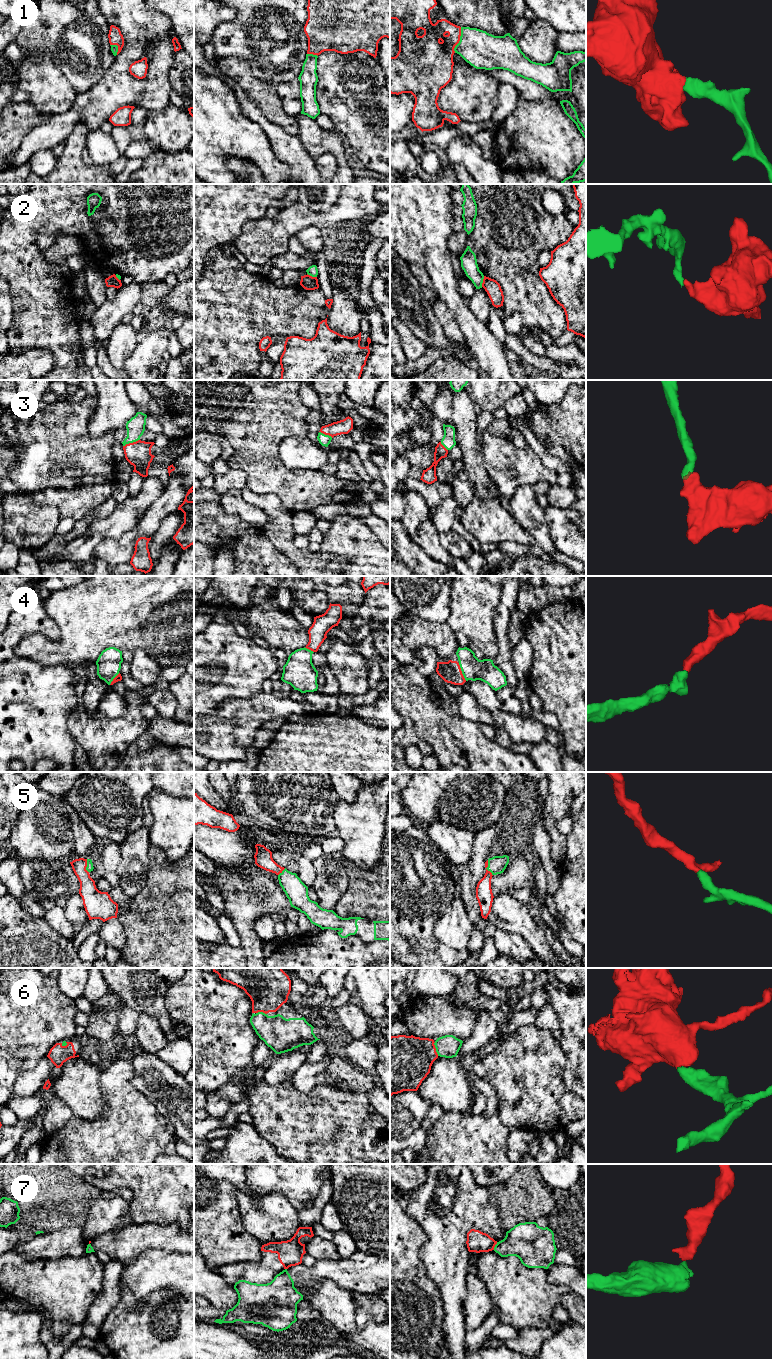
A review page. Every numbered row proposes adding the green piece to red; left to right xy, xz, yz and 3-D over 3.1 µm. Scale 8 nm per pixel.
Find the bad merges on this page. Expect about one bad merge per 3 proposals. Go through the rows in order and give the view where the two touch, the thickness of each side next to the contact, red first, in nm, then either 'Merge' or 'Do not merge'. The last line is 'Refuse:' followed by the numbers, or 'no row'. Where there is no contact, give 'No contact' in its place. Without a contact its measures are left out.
1: Touches red in yz. Thickness 280 nm (red) against 300 nm. Merge
2: Touches red in yz. Thickness 120 nm (red) against 130 nm. Do not merge
3: Touches red in xy. Thickness 200 nm (red) against 150 nm. Merge
4: Touches red in yz. Thickness 170 nm (red) against 180 nm. Merge
5: Touches red in xy. Thickness 160 nm (red) against 60 nm. Merge
6: Touches red in yz. Thickness 400 nm (red) against 190 nm. Merge
7: Touches red in yz. Thickness 170 nm (red) against 280 nm. Do not merge
Refuse: 2, 7

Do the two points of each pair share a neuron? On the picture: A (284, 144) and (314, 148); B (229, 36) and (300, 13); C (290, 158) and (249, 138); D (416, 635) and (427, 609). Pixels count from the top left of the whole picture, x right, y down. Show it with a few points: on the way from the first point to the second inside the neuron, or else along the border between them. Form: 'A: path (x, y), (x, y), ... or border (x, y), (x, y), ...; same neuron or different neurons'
A: border (297, 135), (303, 148), (313, 158); different neurons
B: path (247, 35), (262, 32), (277, 17), (282, 17); same neuron
C: border (261, 128), (269, 140), (272, 152), (288, 166); different neurons
D: border (407, 611), (429, 621), (445, 622); different neurons

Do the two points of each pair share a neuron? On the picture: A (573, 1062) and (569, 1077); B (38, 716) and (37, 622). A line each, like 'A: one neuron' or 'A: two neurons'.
A: one neuron
B: one neuron

